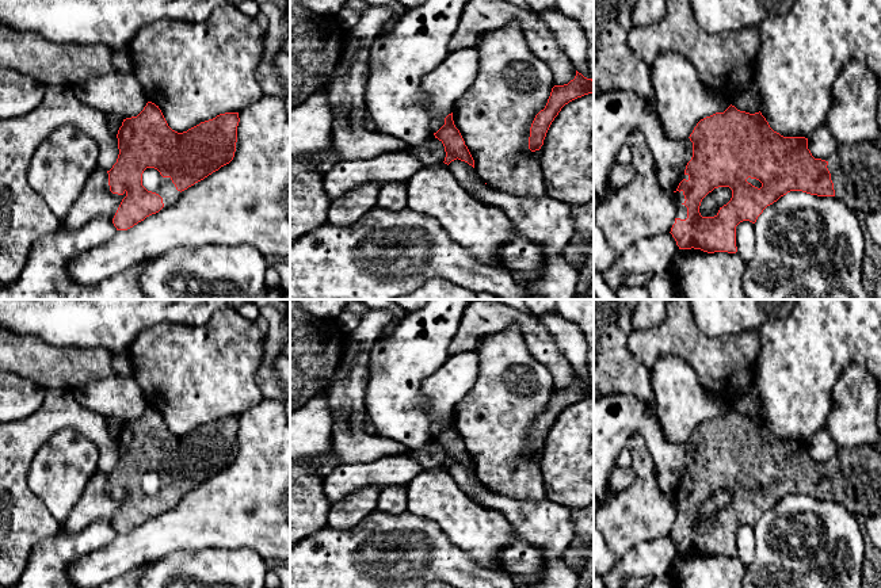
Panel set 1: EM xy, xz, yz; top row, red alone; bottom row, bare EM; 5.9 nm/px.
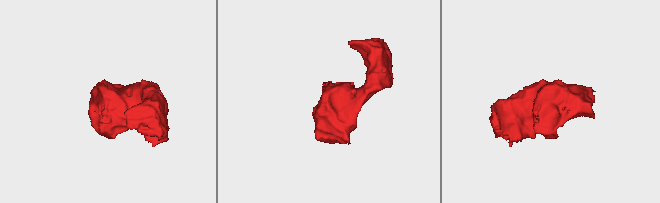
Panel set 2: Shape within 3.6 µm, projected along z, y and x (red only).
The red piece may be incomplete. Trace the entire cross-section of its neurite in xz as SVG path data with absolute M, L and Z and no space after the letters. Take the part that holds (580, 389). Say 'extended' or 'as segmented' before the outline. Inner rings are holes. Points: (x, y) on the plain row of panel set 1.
as segmented; M576 374L576 379L568 387L554 389L544 413L541 413L530 431L529 453L539 454L546 436L561 412L569 405L594 396L594 383Z

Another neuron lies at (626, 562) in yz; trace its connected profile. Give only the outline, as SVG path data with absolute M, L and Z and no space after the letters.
M671 537L641 542L615 560L615 568L605 576L605 584L607 588L623 588L632 577L657 579L668 574L678 554Z

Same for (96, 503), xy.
M99 469L89 478L83 496L61 527L65 532L73 534L87 528L91 523L98 520L114 522L125 500L126 495L123 499L110 495L108 477Z

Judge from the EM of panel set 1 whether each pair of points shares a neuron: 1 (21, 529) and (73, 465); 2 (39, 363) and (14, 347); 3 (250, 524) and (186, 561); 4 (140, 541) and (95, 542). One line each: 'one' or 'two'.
1: two
2: one
3: two
4: two

